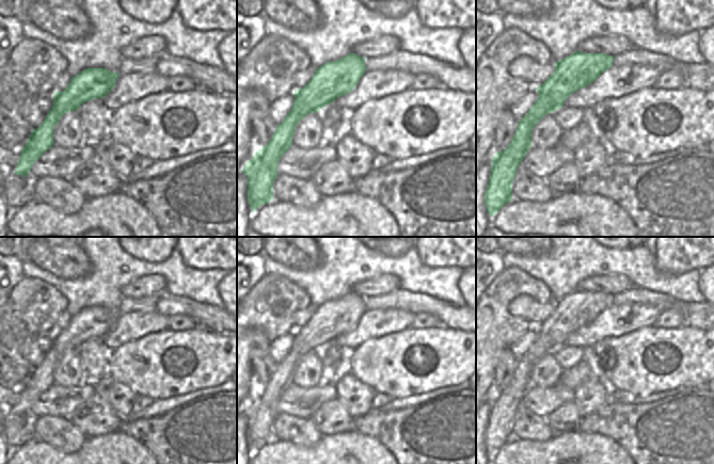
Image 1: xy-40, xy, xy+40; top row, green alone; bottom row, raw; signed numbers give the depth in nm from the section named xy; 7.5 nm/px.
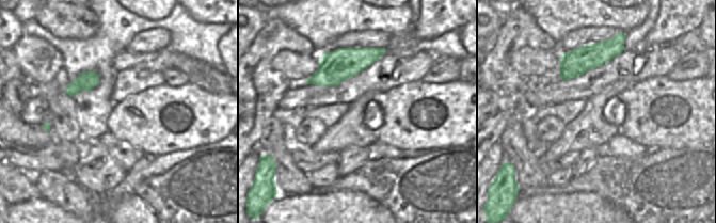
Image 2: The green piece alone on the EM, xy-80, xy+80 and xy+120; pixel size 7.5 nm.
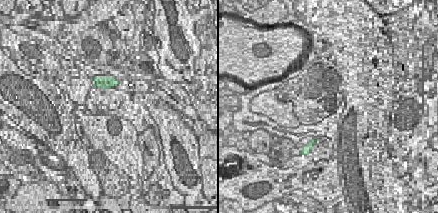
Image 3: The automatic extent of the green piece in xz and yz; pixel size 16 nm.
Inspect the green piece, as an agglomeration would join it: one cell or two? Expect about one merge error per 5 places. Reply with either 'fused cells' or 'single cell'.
single cell

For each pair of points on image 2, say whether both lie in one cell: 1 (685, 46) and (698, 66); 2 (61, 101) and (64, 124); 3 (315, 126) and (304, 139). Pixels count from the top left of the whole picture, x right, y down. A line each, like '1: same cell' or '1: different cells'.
1: different cells
2: same cell
3: same cell

